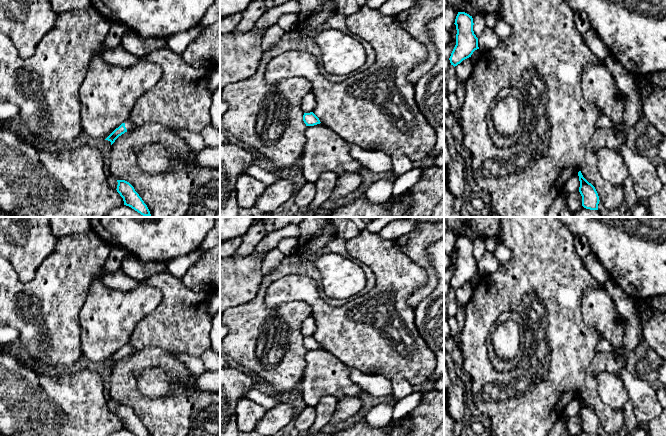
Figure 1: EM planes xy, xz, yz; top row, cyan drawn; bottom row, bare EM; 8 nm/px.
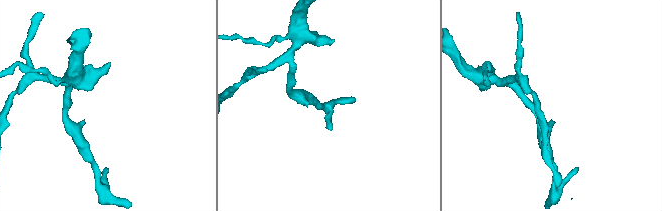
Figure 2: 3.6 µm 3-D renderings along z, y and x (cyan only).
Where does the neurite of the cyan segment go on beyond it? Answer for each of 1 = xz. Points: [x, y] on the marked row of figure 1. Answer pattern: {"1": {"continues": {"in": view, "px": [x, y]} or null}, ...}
{"1": {"continues": null}}

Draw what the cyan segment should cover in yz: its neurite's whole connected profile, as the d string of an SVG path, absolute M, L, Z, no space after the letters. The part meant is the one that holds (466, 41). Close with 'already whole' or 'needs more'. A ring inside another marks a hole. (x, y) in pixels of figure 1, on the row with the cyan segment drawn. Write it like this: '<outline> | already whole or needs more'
M458 12L455 23L456 25L456 45L449 58L451 65L454 67L463 60L471 57L478 47L478 38L473 31L473 18L465 12Z | already whole

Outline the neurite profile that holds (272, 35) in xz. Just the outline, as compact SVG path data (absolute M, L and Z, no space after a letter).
M277 24L267 27L262 36L261 42L262 53L269 50L272 46L276 45L285 33L286 32L282 28L280 28Z

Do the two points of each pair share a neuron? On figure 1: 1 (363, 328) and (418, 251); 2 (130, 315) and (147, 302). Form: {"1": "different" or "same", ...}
{"1": "different", "2": "same"}

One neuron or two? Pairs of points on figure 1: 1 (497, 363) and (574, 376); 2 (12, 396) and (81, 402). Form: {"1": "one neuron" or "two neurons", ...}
{"1": "two neurons", "2": "one neuron"}

